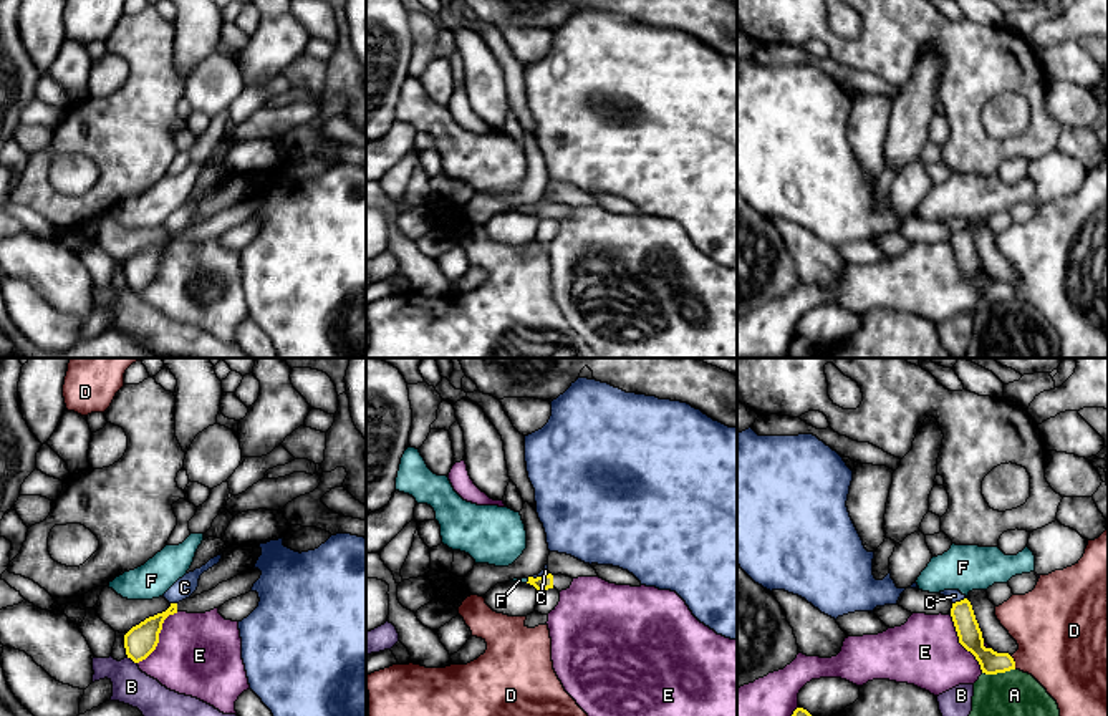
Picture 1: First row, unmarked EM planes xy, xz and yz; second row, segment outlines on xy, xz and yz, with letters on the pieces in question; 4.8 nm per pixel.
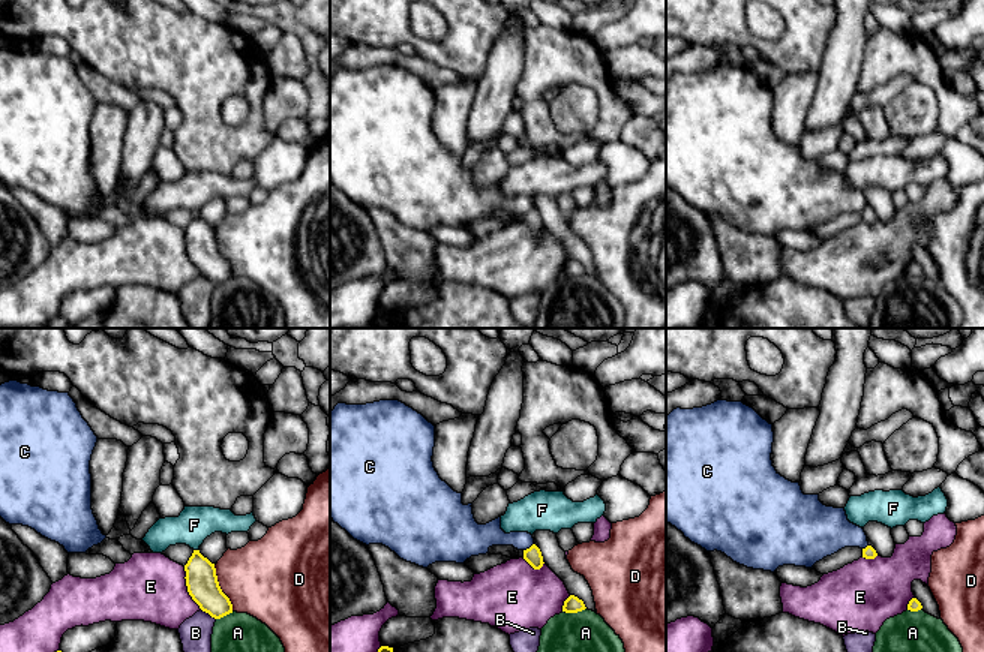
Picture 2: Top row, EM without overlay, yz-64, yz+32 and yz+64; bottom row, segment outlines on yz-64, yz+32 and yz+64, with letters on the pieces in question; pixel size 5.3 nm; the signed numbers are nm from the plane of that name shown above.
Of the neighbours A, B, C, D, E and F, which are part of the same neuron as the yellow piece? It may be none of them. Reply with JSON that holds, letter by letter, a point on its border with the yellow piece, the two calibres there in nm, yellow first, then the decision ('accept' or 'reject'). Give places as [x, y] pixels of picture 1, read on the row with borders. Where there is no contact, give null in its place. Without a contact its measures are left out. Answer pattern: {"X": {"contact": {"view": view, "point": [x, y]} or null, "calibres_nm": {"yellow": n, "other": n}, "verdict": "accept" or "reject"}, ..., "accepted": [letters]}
{"A": {"contact": {"view": "yz", "point": [997, 672]}, "calibres_nm": {"yellow": 120, "other": 220}, "verdict": "reject"}, "B": {"contact": {"view": "xy", "point": [133, 660]}, "calibres_nm": {"yellow": 160, "other": 180}, "verdict": "reject"}, "C": {"contact": {"view": "yz", "point": [961, 600]}, "calibres_nm": {"yellow": 120, "other": 60}, "verdict": "reject"}, "D": {"contact": {"view": "yz", "point": [1014, 662]}, "calibres_nm": {"yellow": 120, "other": 420}, "verdict": "reject"}, "E": {"contact": {"view": "yz", "point": [961, 643]}, "calibres_nm": {"yellow": 120, "other": 340}, "verdict": "reject"}, "F": {"contact": {"view": "xz", "point": [529, 580]}, "calibres_nm": {"yellow": 70, "other": 30}, "verdict": "reject"}, "accepted": []}

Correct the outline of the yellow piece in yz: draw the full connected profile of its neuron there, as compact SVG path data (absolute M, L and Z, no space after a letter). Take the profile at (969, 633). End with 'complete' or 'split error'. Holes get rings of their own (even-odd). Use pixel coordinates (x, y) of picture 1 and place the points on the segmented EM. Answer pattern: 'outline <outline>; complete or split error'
outline M967 598L952 603L951 617L959 643L976 656L982 673L997 675L1015 670L1015 661L1009 653L997 653L992 648L984 646L982 631Z; complete

